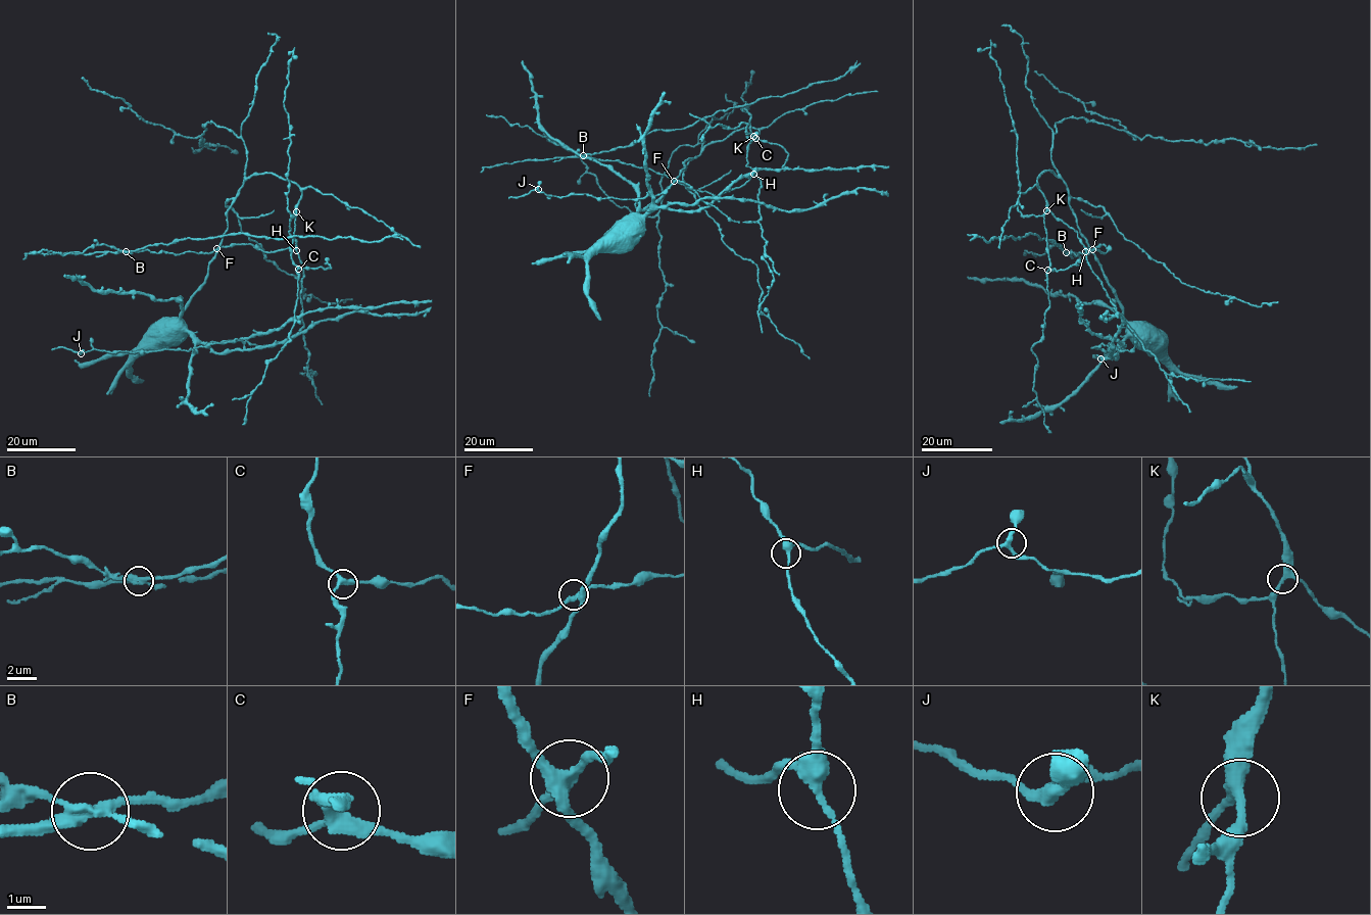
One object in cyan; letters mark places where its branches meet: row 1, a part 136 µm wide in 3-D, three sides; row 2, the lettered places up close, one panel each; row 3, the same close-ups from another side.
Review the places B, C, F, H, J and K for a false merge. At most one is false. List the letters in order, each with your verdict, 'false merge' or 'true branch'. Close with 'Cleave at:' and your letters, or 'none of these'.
B: false merge
C: true branch
F: true branch
H: true branch
J: true branch
K: true branch
Cleave at: B

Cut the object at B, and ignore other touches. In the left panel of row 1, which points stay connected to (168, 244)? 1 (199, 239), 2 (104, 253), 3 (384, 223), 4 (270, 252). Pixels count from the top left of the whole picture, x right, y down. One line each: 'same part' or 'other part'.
1: same part
2: same part
3: other part
4: other part

